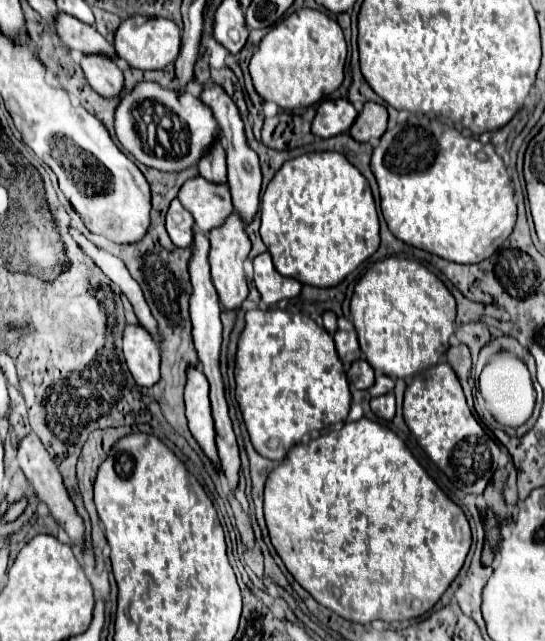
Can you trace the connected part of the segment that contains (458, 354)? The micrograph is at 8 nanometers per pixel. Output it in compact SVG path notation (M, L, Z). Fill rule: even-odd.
M453 342L451 348L447 350L447 362L449 362L449 366L455 370L457 378L461 380L467 404L478 420L479 417L474 410L472 387L468 381L469 374L471 374L471 366L473 366L473 362L471 362L471 354L469 354L469 348L465 348L465 344L461 344L461 342Z

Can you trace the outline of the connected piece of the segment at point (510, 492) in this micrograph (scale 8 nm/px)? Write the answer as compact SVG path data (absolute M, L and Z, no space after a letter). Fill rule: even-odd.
M512 461L506 465L506 469L509 478L507 478L507 484L505 484L505 492L503 492L503 496L505 496L507 506L511 508L511 506L515 506L515 504L518 503L517 471Z

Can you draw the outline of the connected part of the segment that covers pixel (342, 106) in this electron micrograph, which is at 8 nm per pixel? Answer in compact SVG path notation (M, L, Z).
M345 98L325 100L317 108L317 114L311 122L311 132L313 136L319 136L319 138L331 138L347 132L355 118L357 118L357 110L349 100Z

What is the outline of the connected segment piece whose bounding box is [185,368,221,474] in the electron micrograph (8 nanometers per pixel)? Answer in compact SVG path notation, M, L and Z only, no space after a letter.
M189 368L187 372L187 386L185 386L185 406L187 406L187 422L193 438L205 452L205 456L213 462L215 470L221 474L221 460L217 460L217 448L213 444L215 428L213 428L213 416L209 412L209 382L205 376Z

